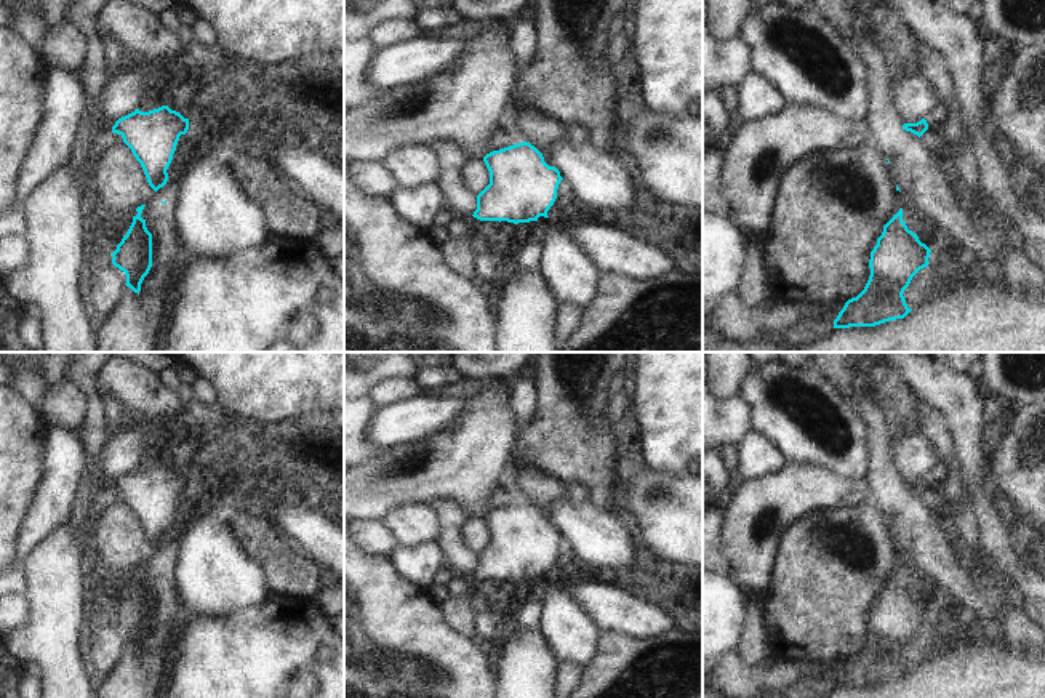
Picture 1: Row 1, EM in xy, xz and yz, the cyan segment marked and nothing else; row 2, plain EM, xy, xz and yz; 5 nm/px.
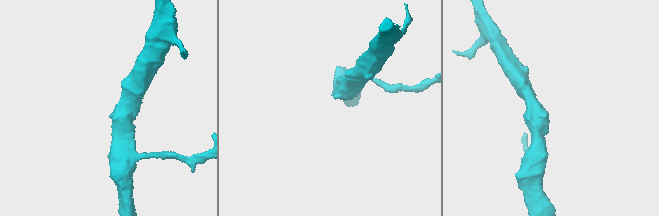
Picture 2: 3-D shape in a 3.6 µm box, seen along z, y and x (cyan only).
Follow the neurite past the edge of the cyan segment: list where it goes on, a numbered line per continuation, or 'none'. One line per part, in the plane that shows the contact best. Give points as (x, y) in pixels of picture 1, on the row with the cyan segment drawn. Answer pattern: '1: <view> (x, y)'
1: xz (474, 223)

